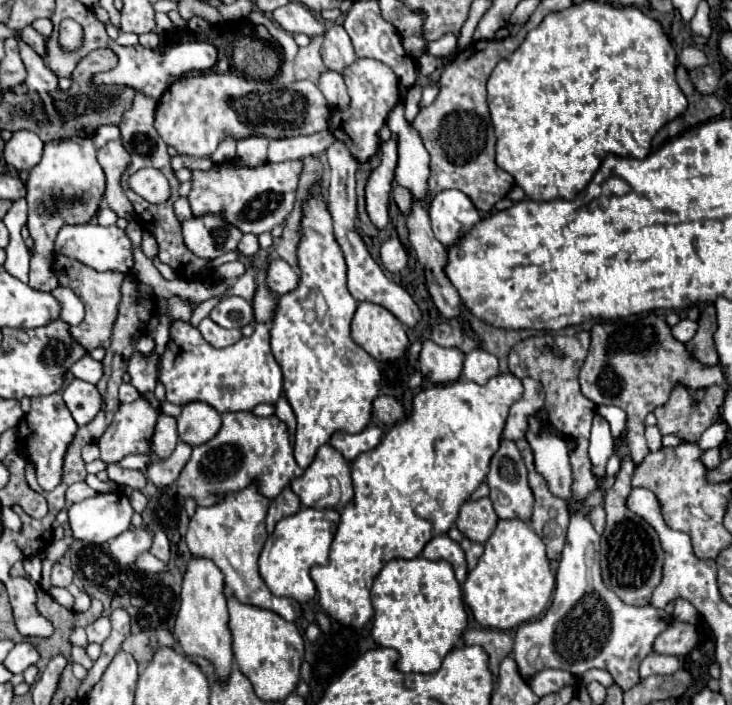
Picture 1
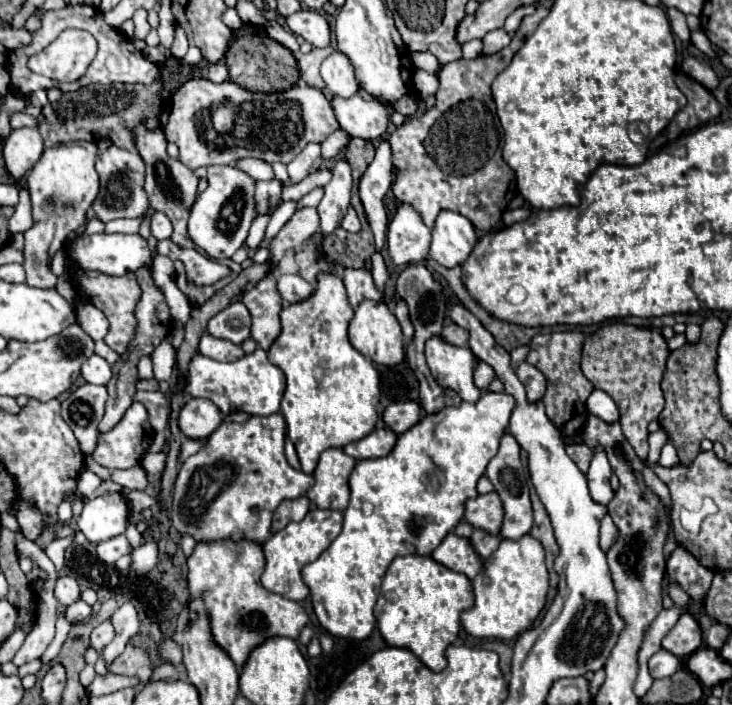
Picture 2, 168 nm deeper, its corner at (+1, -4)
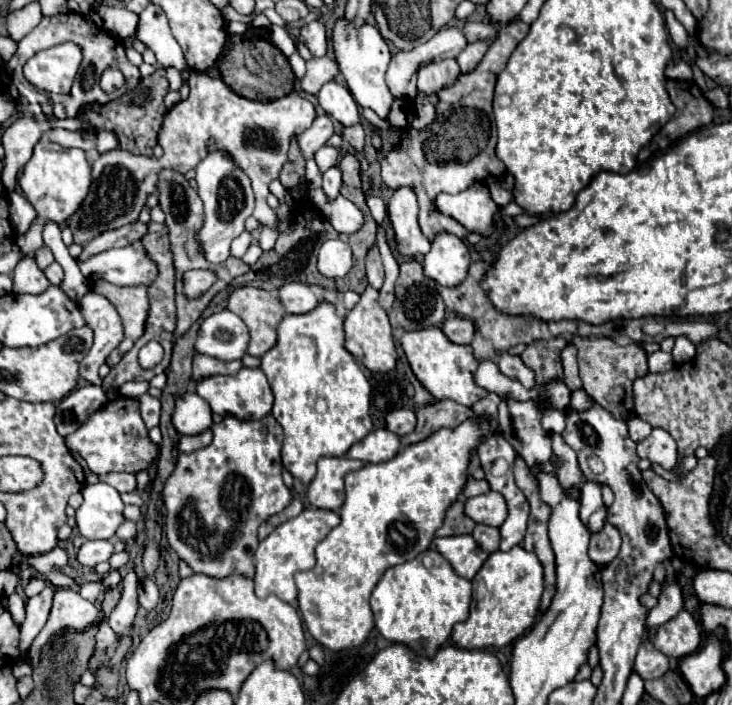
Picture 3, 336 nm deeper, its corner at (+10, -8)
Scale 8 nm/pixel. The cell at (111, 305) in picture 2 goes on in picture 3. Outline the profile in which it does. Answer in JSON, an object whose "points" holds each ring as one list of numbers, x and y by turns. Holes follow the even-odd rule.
{"points":[[101,279,97,283,93,283,91,291,97,291,97,295,105,295,105,299,109,299,113,303,113,307,117,309,117,313,123,321,125,339,119,343,117,349,111,351,111,355,107,359,107,365,113,367,133,347,133,343,143,335,147,309,149,309,147,291,145,291,145,285,141,285,141,287,117,287,117,285,111,285,111,283,101,281]]}

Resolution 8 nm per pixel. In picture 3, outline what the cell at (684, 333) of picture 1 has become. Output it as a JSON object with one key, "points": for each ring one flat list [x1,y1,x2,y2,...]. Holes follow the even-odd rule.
{"points":[[655,351,649,355,649,371,651,373,663,373,663,371,669,371,673,367,673,357,671,353,665,353,665,351]]}

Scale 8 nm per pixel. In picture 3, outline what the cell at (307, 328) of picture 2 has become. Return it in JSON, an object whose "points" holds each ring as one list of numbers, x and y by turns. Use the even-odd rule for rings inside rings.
{"points":[[319,301,319,305,303,315,285,315,277,327,277,343,261,357,261,371,273,389,275,403,271,415,283,427,283,467,303,483,315,477,319,457,343,457,347,449,361,441,371,429,371,384,353,355,343,347,343,319,335,313,335,305]]}

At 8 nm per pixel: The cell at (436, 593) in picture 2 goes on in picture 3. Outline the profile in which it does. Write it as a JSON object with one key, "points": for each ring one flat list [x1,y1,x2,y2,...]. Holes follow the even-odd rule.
{"points":[[433,549,419,553,413,561,389,567,371,593,375,627,393,643,407,645,413,653,433,659,437,649,449,639,455,623,469,617,471,581,455,575,451,565]]}

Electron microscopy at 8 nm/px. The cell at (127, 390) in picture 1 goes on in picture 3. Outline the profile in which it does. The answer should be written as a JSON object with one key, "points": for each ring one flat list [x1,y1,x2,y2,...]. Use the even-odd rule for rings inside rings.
{"points":[[145,393,136,398,139,402,139,410,141,417,147,425,147,429,157,427,160,424,161,403,158,398]]}

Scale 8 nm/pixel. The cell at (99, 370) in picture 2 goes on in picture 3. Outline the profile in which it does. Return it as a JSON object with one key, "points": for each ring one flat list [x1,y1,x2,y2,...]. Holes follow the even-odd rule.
{"points":[[91,291,79,301,79,309,85,323,95,333,95,343,91,351,79,363,79,375,91,385,102,386,103,380,99,377,99,367,105,363,109,351,113,351,123,341,121,317,105,297]]}

